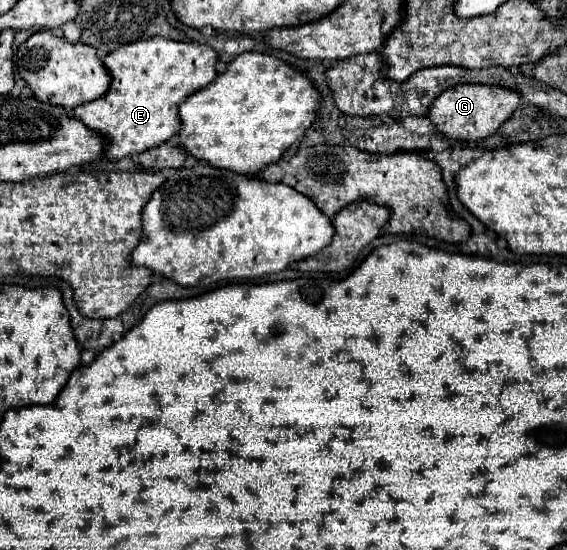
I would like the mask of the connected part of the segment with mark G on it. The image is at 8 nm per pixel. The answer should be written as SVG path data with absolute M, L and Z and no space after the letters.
M459 84L447 88L427 110L427 118L435 124L437 132L445 138L477 142L499 130L499 126L513 114L521 96L513 90L499 86L483 86L483 84Z

